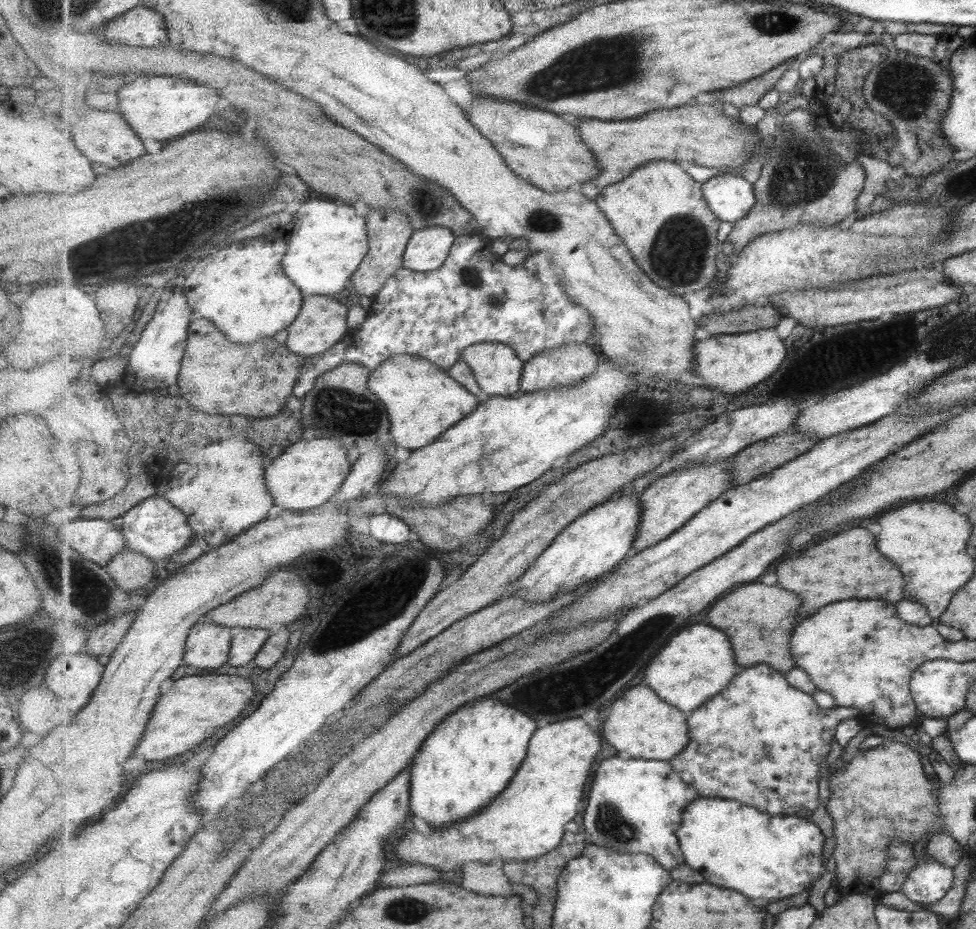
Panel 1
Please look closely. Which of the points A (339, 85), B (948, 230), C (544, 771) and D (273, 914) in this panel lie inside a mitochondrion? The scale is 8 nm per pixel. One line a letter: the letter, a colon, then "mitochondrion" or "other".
A: other
B: other
C: other
D: other

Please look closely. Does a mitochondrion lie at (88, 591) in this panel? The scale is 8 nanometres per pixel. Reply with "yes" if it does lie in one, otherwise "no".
yes

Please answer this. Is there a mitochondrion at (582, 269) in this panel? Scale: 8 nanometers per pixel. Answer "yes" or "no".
no

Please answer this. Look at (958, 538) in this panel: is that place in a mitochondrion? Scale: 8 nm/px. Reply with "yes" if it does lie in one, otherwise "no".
no

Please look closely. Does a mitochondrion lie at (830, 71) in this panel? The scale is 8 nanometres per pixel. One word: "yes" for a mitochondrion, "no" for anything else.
no

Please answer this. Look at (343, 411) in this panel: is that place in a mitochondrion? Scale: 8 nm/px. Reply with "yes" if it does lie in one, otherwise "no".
yes

